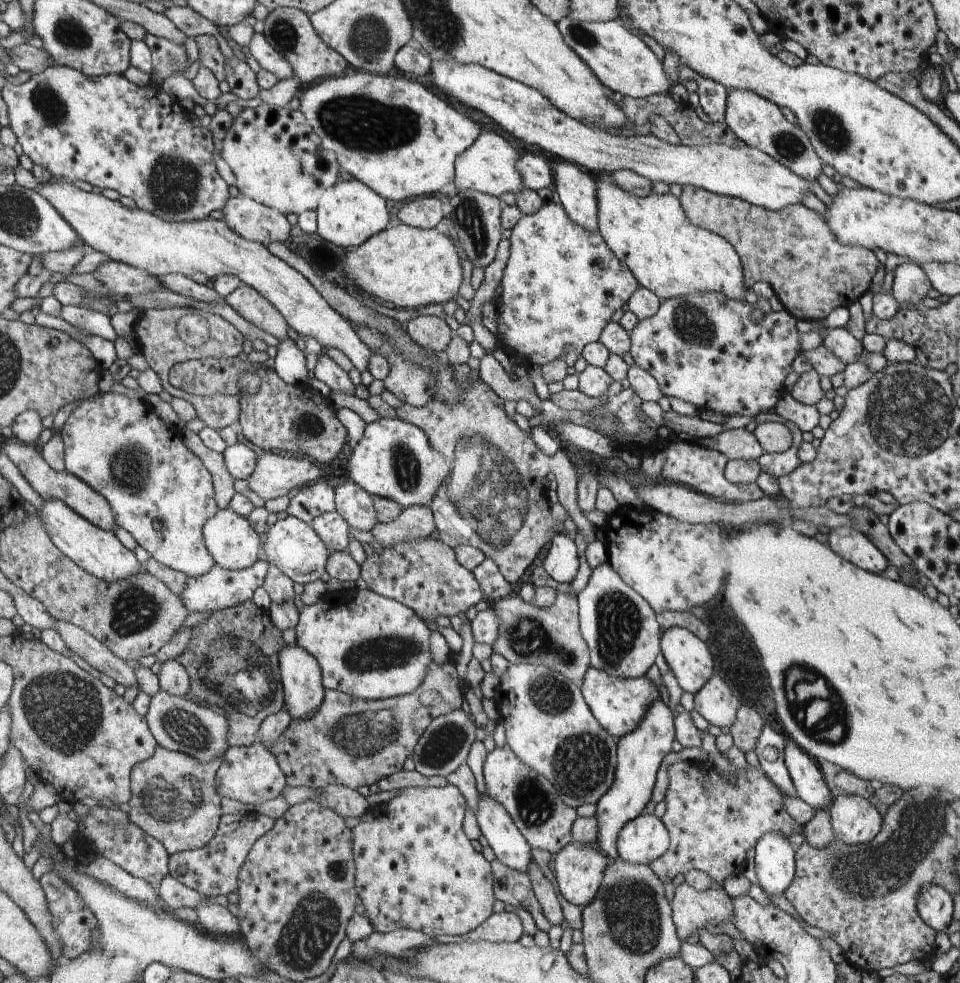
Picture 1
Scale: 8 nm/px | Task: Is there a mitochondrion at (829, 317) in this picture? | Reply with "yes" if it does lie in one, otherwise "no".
no

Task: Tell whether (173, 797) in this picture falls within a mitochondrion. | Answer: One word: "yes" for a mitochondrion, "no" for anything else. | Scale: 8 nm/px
yes

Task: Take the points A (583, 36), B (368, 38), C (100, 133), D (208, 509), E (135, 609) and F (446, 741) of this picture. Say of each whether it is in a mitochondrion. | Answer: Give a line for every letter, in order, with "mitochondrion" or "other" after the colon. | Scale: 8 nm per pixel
A: mitochondrion
B: mitochondrion
C: other
D: other
E: mitochondrion
F: mitochondrion

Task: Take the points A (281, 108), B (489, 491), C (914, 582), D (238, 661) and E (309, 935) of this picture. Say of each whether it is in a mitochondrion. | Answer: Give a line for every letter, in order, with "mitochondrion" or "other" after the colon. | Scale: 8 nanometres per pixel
A: other
B: mitochondrion
C: other
D: mitochondrion
E: mitochondrion

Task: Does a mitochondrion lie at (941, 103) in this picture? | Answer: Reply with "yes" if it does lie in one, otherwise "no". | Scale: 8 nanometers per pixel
no

